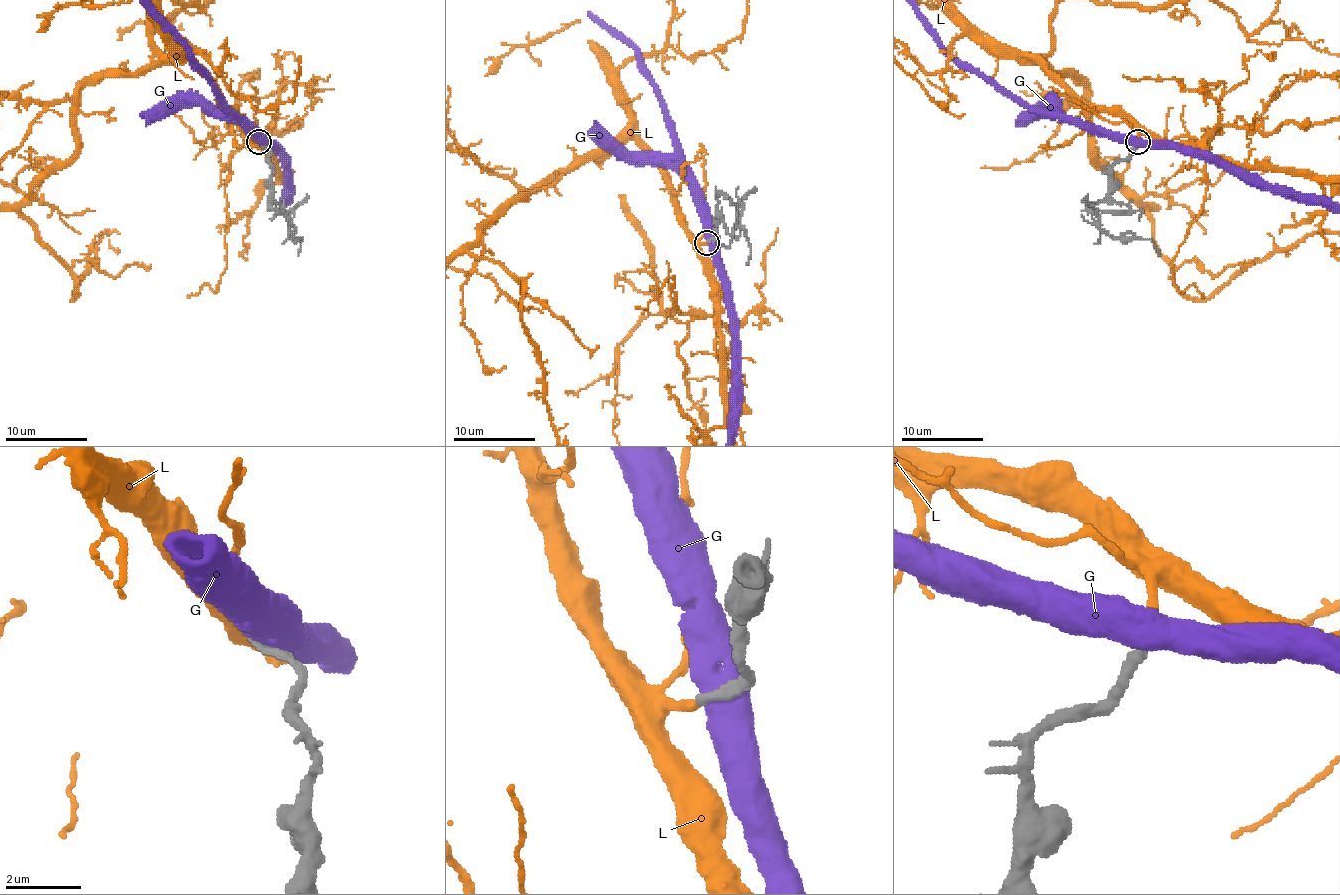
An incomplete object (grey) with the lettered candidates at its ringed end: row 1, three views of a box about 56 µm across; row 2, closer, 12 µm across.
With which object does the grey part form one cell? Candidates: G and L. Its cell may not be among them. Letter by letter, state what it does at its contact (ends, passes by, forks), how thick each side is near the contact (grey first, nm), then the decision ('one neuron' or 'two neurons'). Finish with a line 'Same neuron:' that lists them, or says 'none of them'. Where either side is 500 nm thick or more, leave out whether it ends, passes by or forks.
G: 320 nm thick on the grey side, 700 nm on the other; two neurons
L: it ends there; 240 nm thick on the grey side, 280 nm on the other; one neuron
Same neuron: L

